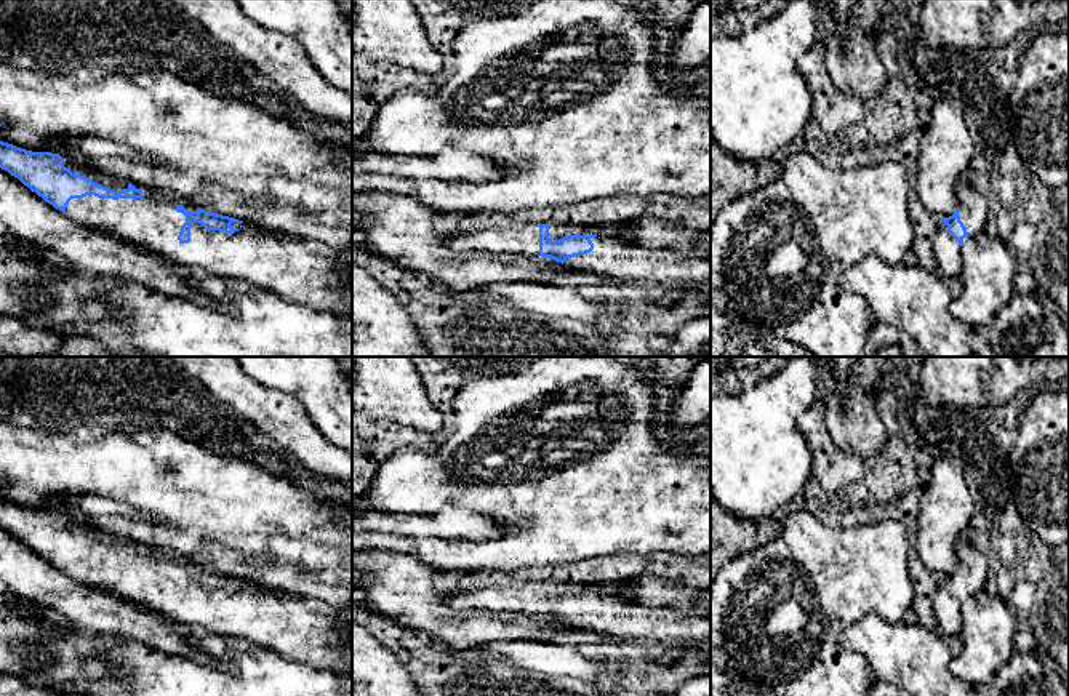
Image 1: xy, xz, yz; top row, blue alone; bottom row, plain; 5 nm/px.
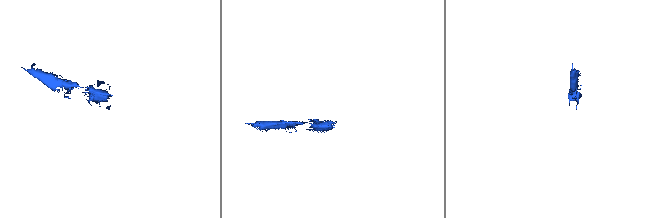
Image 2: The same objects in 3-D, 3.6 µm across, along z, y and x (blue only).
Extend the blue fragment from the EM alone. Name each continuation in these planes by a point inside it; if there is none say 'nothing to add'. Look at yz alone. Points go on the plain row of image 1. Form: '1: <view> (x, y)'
1: yz (973, 568)
2: yz (946, 607)

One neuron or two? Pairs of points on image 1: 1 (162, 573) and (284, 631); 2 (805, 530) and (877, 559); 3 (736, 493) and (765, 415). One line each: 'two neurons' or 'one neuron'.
1: one neuron
2: one neuron
3: one neuron

